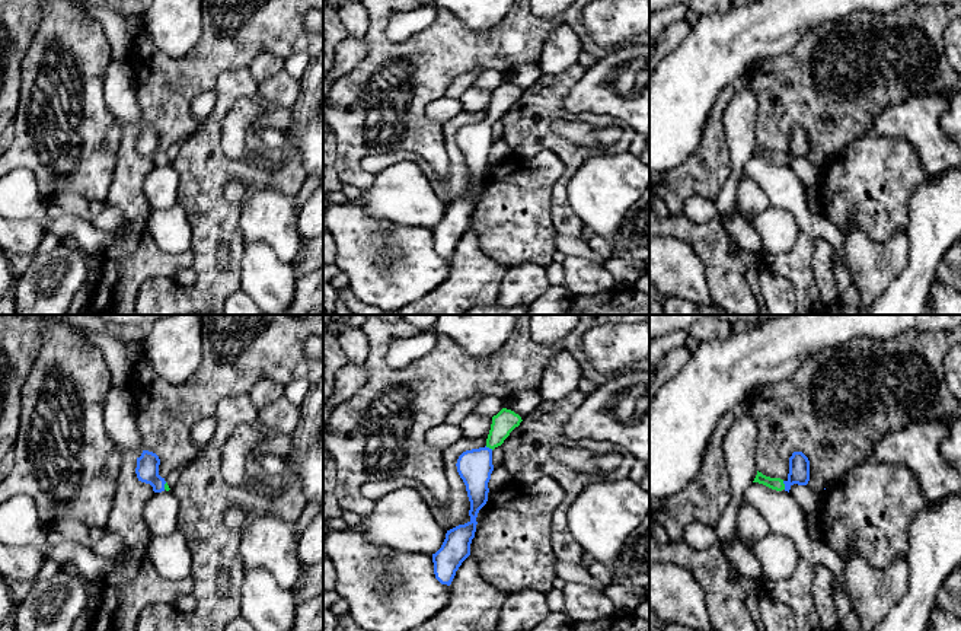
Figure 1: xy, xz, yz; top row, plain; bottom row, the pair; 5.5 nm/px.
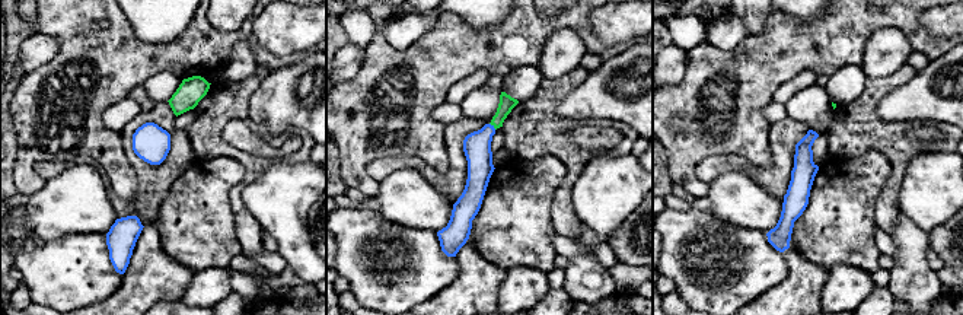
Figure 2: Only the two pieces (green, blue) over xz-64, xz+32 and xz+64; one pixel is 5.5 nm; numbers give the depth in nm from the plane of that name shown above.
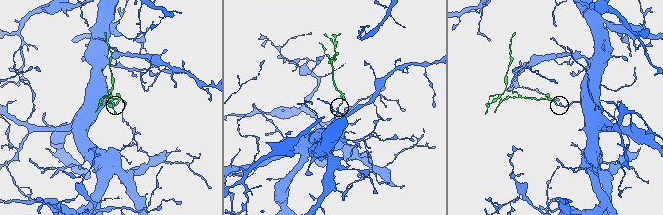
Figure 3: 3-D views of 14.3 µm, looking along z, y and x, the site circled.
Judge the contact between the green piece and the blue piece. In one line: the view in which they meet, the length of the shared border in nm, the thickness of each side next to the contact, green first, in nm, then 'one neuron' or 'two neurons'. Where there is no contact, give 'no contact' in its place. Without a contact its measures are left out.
contact in yz; length 50 nm; calibres 70 and 110 nm; one neuron

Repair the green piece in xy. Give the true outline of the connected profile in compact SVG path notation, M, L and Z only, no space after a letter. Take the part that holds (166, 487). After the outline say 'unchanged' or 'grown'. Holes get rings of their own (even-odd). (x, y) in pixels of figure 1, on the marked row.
M143 450L141 456L137 458L137 478L141 482L150 484L154 493L169 491L167 482L159 475L159 465L160 459L156 453Z | grown

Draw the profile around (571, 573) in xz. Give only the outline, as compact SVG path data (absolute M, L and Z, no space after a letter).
M559 561L556 563L558 577L566 583L584 583L604 590L606 587L593 577L582 565Z

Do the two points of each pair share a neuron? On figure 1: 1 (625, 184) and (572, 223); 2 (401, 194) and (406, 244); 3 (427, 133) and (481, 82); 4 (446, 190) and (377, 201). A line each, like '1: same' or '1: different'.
1: different
2: different
3: different
4: different

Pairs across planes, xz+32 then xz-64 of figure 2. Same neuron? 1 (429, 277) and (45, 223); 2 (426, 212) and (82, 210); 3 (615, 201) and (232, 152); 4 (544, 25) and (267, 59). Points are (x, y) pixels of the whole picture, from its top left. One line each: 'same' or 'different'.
1: different
2: same
3: different
4: same

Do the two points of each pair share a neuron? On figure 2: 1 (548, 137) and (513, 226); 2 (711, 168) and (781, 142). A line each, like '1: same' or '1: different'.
1: different
2: same

